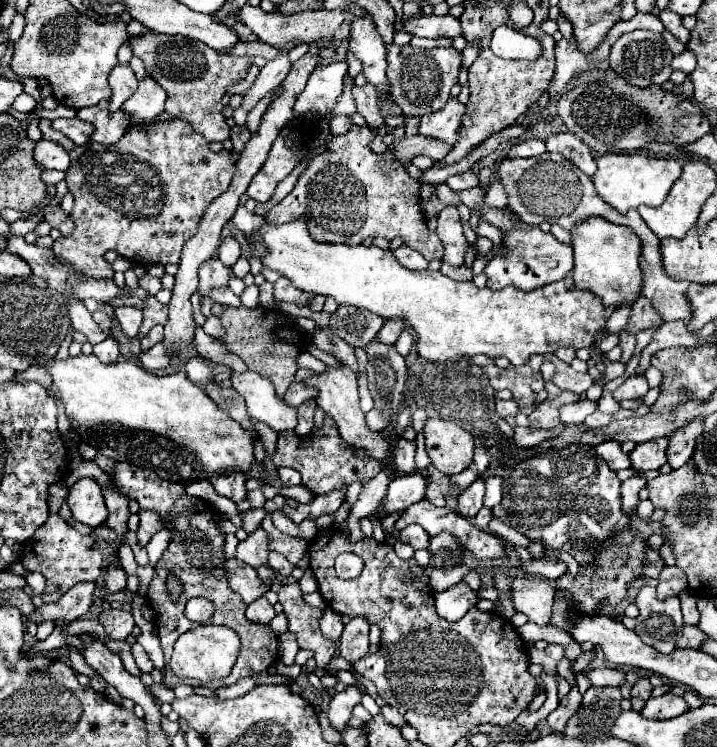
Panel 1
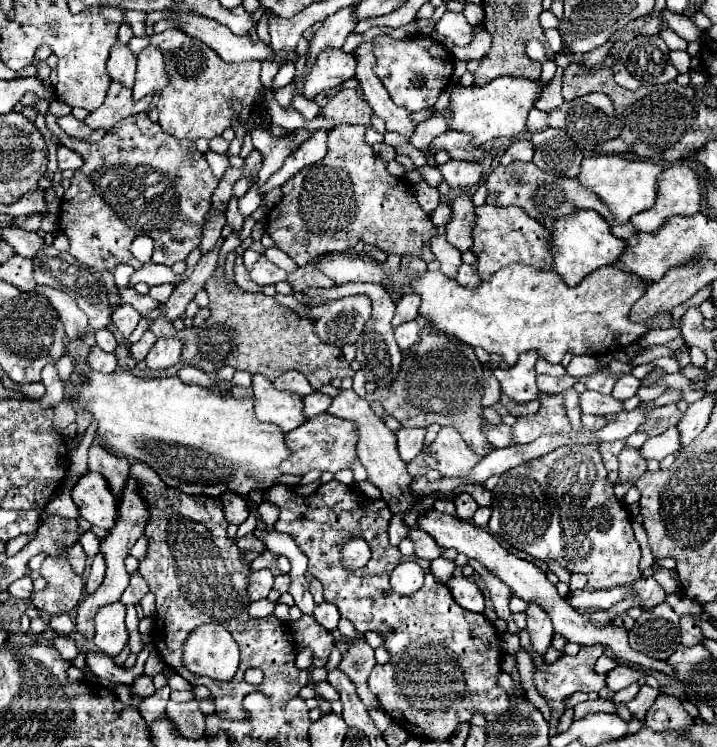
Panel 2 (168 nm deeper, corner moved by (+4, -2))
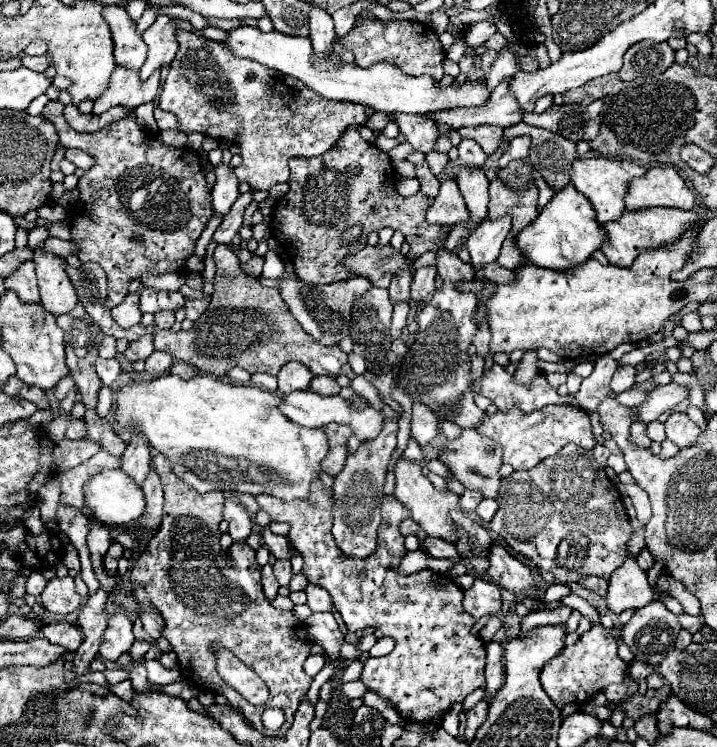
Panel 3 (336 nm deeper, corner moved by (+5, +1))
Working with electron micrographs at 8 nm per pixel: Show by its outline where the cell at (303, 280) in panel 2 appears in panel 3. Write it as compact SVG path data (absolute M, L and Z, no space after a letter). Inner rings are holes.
M367 245L355 255L349 255L345 259L345 265L355 273L355 275L365 275L371 279L373 285L377 287L389 287L391 277L399 269L411 269L411 259L401 255L397 249L391 245L377 245L371 247Z

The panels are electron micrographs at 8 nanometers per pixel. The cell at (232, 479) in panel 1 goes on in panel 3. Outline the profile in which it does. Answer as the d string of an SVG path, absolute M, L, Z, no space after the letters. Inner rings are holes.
M229 497L225 501L225 509L223 509L223 517L229 523L229 535L233 537L233 541L247 541L247 537L251 535L253 523L249 519L247 509L239 503L237 497Z

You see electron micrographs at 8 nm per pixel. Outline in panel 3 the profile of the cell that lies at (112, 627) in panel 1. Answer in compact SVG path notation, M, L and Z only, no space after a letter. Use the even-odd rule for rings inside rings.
M115 613L109 619L109 627L105 631L105 639L101 643L99 655L105 661L117 661L123 653L127 653L135 641L133 637L133 621L127 613Z

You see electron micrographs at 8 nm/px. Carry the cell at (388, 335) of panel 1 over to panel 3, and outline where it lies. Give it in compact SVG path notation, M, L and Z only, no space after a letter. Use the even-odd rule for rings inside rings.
M435 265L419 267L415 271L411 285L411 301L423 301L427 295L431 295L435 291L435 277L437 277Z

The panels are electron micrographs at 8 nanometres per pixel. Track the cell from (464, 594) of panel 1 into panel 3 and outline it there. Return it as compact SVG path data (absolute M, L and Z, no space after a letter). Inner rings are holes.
M475 579L473 587L465 591L463 607L475 619L481 619L483 615L493 615L501 609L501 589L491 581Z

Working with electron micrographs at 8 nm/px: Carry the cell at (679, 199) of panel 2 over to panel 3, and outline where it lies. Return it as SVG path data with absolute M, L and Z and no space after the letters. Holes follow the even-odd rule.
M651 167L643 177L631 179L625 195L627 209L675 207L689 211L695 205L693 191L685 185L675 167Z

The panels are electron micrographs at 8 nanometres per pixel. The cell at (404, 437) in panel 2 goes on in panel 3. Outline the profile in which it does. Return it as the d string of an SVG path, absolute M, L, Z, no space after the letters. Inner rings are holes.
M413 403L413 419L411 419L411 437L419 443L425 445L429 443L439 431L439 417L431 413L423 403Z

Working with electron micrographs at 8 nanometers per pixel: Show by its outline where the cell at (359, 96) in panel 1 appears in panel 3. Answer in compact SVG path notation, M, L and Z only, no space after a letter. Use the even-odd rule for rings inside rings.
M179 31L177 35L179 35L177 37L179 51L177 51L175 61L171 63L171 69L163 83L159 107L175 113L179 117L181 131L185 131L185 133L199 131L199 133L213 137L217 141L229 141L229 143L243 146L243 160L240 166L235 168L235 173L237 173L239 181L249 183L251 189L269 189L275 183L289 181L289 167L287 167L289 157L321 155L329 147L335 145L339 135L349 125L353 125L353 123L363 125L367 121L365 107L359 103L325 99L307 87L293 89L293 87L287 87L283 81L277 81L277 89L273 89L275 77L271 77L267 73L267 67L259 65L257 61L235 57L227 49L225 43L205 39L197 33Z

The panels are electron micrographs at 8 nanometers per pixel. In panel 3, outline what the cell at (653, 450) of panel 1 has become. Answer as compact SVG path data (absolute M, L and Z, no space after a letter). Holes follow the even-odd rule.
M673 413L667 419L667 439L671 439L675 445L689 447L699 437L701 429L687 417L687 413Z

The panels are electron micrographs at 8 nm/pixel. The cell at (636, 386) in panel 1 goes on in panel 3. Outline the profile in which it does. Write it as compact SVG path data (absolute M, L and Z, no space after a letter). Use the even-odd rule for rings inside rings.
M621 365L617 371L615 371L615 375L613 375L613 379L611 379L611 391L617 395L617 393L623 393L623 391L627 391L627 389L631 389L633 385L635 385L635 367L633 365Z

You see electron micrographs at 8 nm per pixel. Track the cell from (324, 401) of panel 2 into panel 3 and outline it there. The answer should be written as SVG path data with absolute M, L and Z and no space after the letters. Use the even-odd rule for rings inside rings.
M313 377L309 389L319 395L337 395L341 391L335 377Z

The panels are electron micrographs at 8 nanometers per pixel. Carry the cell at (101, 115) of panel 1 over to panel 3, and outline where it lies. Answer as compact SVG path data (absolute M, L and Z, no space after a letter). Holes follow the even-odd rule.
M115 67L109 87L105 89L103 97L95 101L93 115L101 115L115 105L135 109L141 103L153 101L157 95L157 89L159 89L159 69L147 81L139 81L137 71Z

